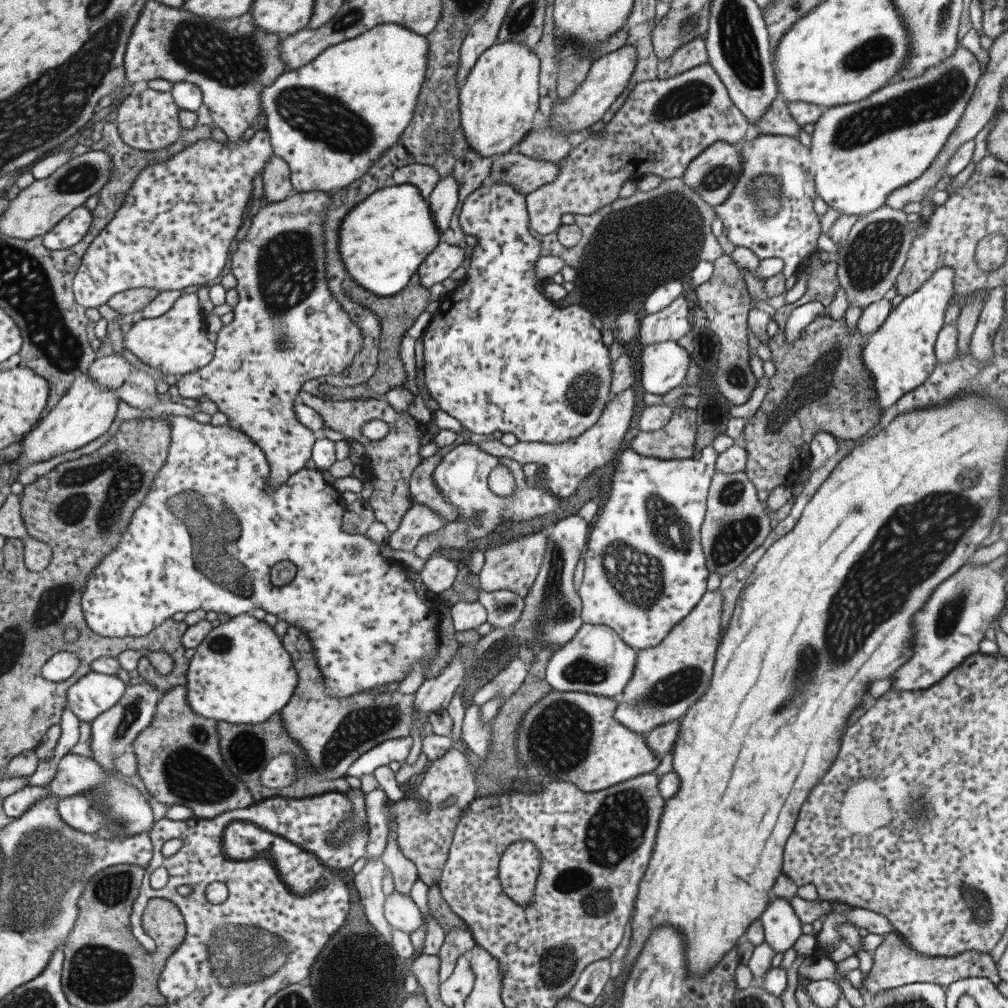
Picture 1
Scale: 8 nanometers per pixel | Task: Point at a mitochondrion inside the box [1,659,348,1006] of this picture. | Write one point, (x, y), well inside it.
(238, 954)

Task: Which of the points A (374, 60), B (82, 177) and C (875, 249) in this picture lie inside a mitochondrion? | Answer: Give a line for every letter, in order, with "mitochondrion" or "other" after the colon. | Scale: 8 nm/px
A: other
B: mitochondrion
C: mitochondrion

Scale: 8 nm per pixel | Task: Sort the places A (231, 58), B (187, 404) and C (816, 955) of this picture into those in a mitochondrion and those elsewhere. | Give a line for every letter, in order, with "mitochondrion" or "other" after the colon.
A: mitochondrion
B: other
C: other

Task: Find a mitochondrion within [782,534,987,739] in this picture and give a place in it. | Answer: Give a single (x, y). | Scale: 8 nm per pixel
(949, 614)

